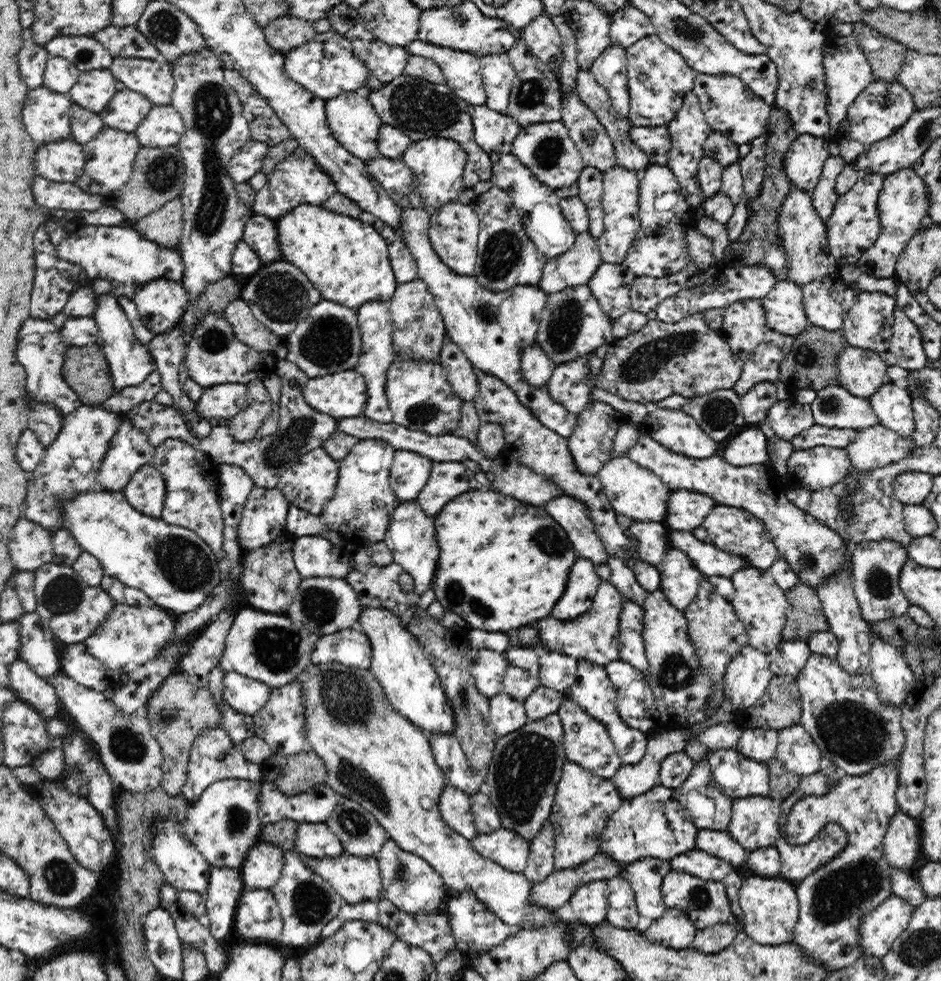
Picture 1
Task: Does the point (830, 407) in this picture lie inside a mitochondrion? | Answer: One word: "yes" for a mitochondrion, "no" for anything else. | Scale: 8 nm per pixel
yes

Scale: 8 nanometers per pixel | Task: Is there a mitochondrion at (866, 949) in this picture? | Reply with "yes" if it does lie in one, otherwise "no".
no

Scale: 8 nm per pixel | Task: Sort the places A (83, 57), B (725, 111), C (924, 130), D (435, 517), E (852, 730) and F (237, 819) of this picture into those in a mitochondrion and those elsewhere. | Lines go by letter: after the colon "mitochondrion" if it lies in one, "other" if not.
A: other
B: other
C: mitochondrion
D: other
E: mitochondrion
F: mitochondrion

